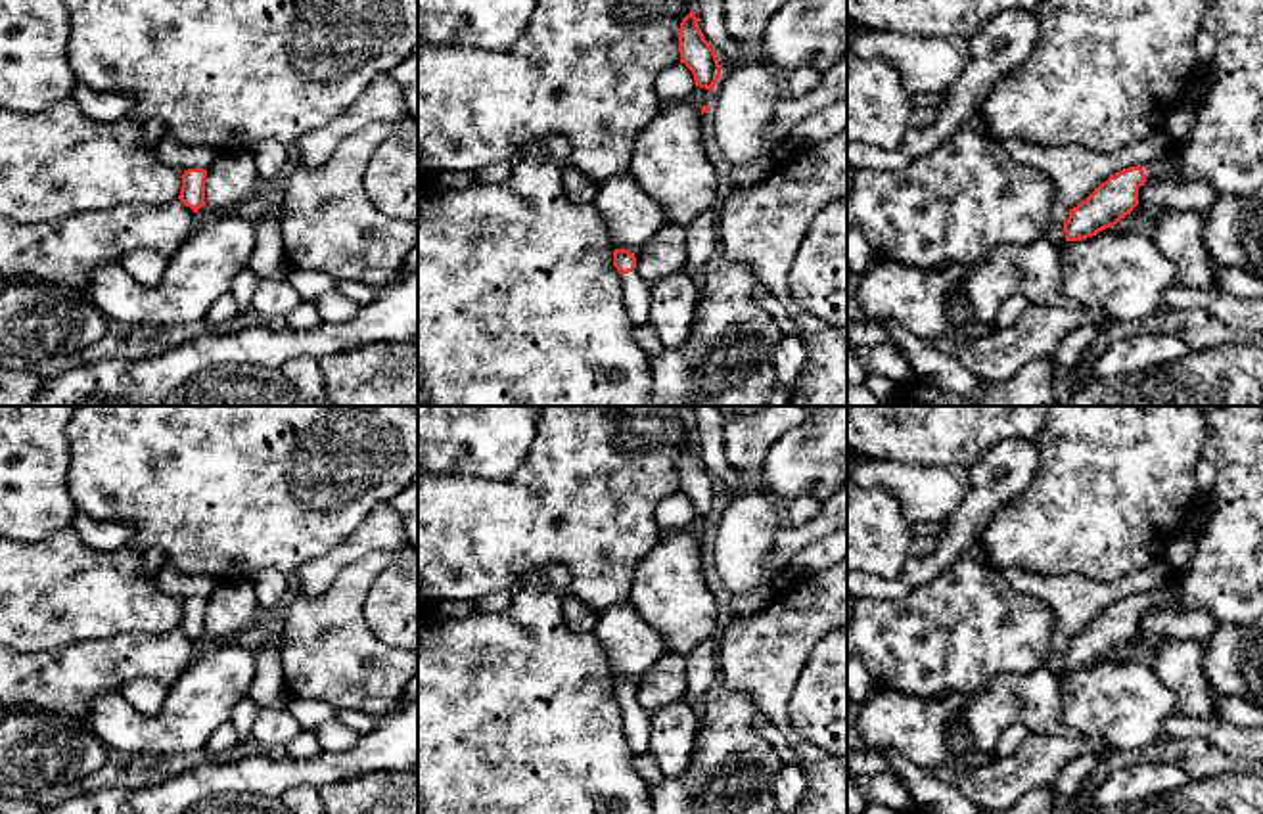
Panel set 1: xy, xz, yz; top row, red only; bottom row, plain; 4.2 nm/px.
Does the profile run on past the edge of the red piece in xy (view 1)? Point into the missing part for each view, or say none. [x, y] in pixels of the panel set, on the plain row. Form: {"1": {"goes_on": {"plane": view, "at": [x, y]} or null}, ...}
{"1": {"goes_on": null}}

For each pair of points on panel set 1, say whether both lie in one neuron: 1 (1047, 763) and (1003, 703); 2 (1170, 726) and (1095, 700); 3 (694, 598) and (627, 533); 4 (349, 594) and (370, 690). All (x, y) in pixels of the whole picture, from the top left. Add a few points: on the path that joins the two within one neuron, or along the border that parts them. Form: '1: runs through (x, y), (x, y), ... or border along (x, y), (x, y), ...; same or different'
1: border along (1030, 730), (1074, 738); different
2: border along (1173, 713), (1164, 721), (1158, 734); different
3: border along (665, 533), (635, 569), (631, 596); different
4: runs through (349, 617), (349, 663), (353, 667); same

